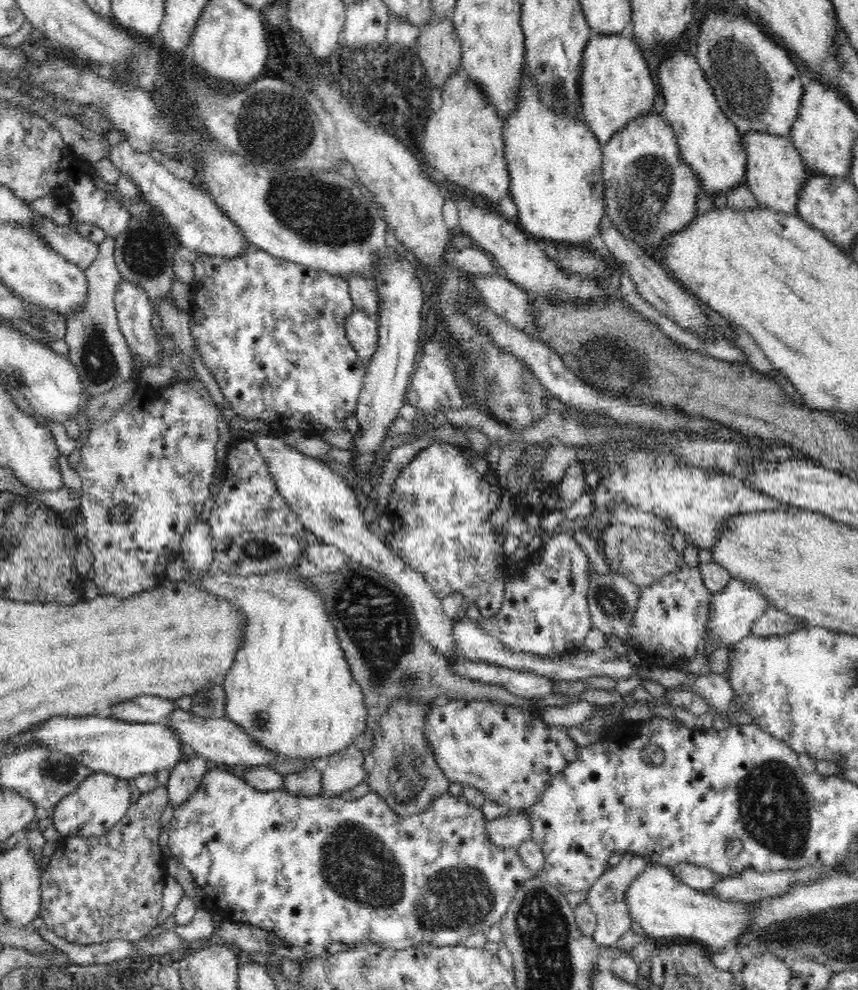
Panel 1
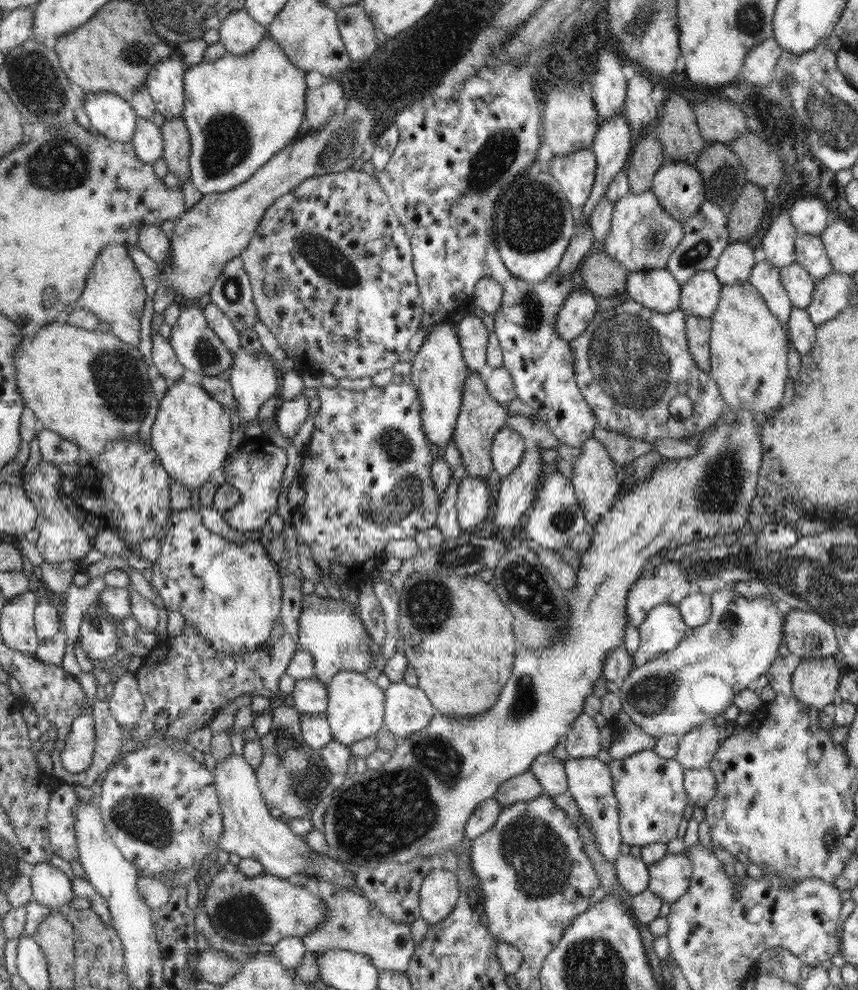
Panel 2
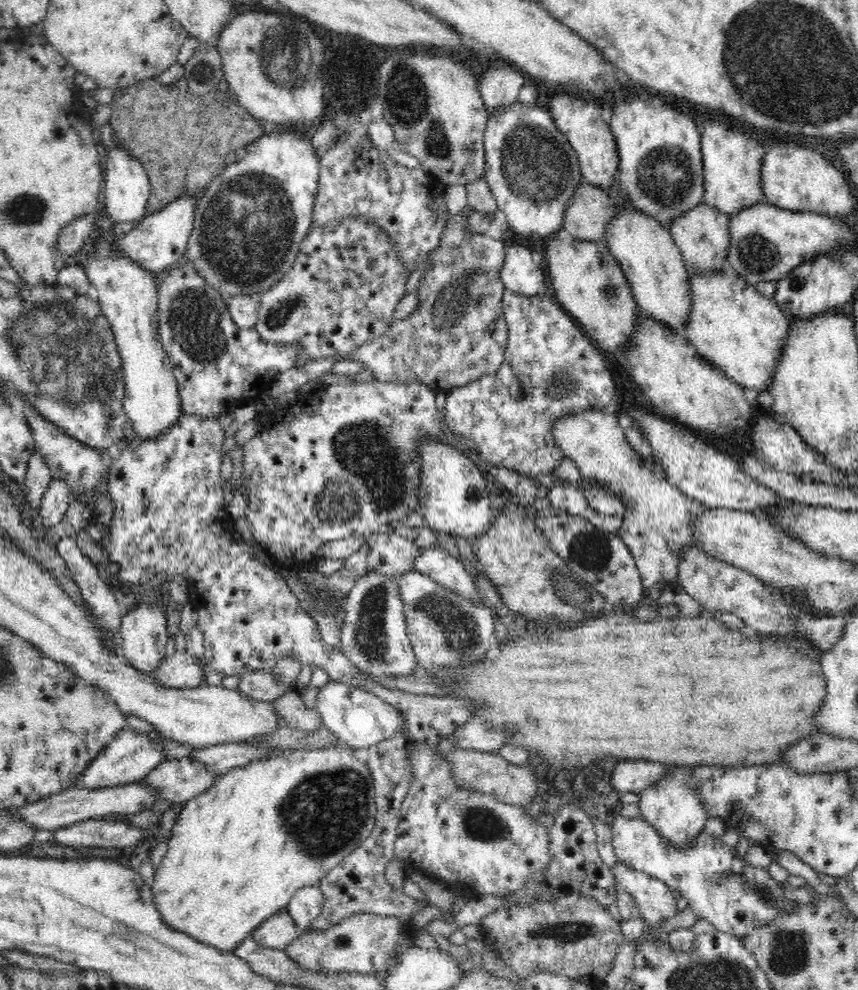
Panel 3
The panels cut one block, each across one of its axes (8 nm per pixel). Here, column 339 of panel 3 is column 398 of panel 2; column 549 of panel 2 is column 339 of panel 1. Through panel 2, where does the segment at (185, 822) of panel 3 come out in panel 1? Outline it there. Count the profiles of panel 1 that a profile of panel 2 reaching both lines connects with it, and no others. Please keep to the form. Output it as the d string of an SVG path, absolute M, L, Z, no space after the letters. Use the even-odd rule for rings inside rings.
M299 563L290 568L244 577L226 572L206 572L201 576L200 586L216 598L226 599L238 607L246 623L244 642L240 644L222 684L227 696L225 718L238 724L256 743L276 755L324 763L334 754L351 747L354 738L365 734L369 710L364 705L364 693L358 681L353 679L351 666L326 611L325 600L311 588L307 577L296 571L298 566Z

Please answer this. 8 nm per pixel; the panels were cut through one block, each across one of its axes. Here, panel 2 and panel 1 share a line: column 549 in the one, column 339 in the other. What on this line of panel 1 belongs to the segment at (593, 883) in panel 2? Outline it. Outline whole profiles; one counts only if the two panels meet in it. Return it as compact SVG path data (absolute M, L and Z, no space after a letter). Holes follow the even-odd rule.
M210 770L204 776L200 787L188 800L174 809L169 822L168 846L174 859L190 870L194 882L204 890L204 907L206 911L222 914L224 920L248 922L252 926L276 933L286 945L299 946L307 954L315 954L320 958L330 958L340 952L348 952L348 948L356 944L380 944L392 950L404 950L424 942L434 946L460 945L471 934L486 932L493 924L500 922L518 888L537 876L530 871L521 860L518 850L500 848L490 841L486 833L486 824L481 808L470 805L465 796L451 796L449 793L434 800L424 811L413 815L397 815L386 801L380 799L374 792L357 800L340 797L294 796L286 791L274 790L259 792L246 780L241 778L239 771Z

